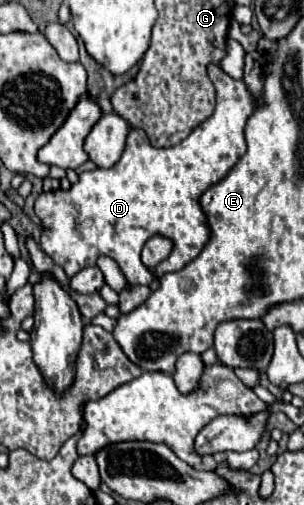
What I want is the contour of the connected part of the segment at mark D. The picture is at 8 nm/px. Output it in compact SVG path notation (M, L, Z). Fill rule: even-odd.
M209 65L207 71L216 90L214 113L185 141L169 149L159 149L147 141L145 131L133 129L127 135L123 157L113 167L85 171L79 175L79 181L71 185L71 189L67 191L57 189L51 193L41 193L37 197L35 213L43 225L41 247L59 267L63 267L67 277L73 277L81 269L95 265L97 257L107 255L113 261L117 261L129 285L137 285L137 283L149 285L153 275L141 263L141 249L147 243L147 239L151 239L153 235L163 235L173 241L173 251L165 259L165 273L183 269L183 265L187 265L201 253L203 245L209 239L209 227L205 225L205 215L201 213L199 197L211 185L219 183L233 169L233 165L237 163L237 157L245 153L243 129L247 119L257 108L258 99L262 96L262 94L257 97L251 95L243 80L234 80L217 65Z

